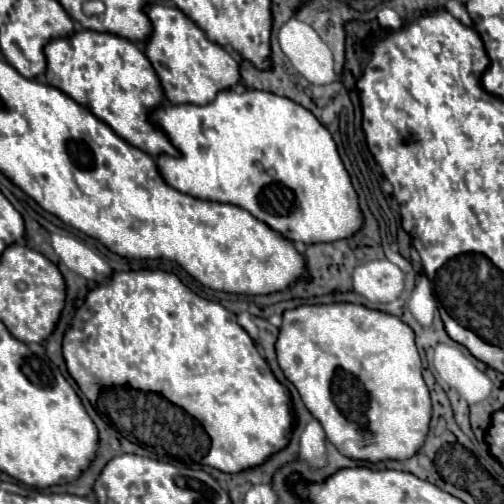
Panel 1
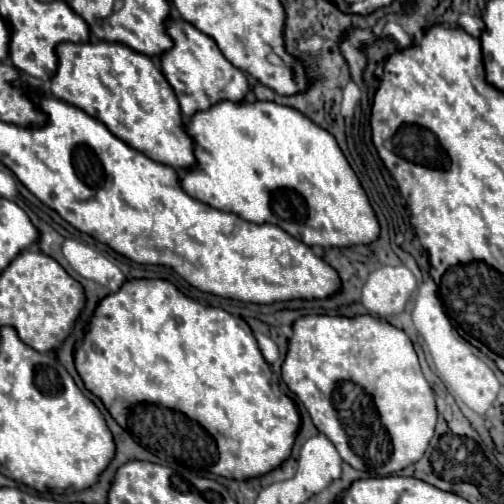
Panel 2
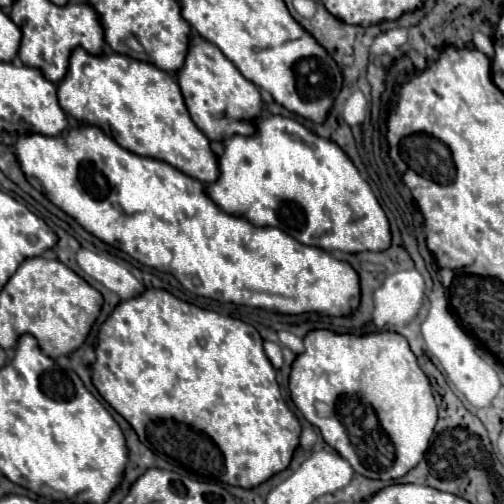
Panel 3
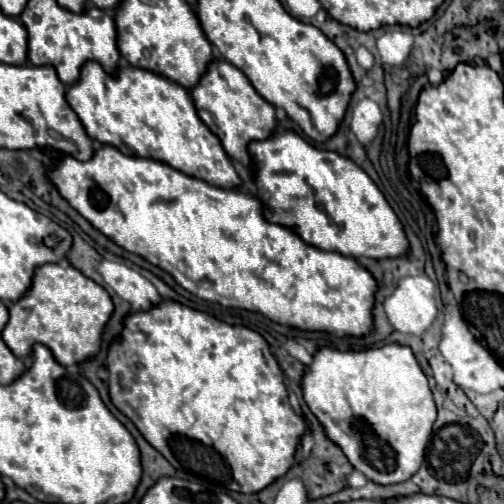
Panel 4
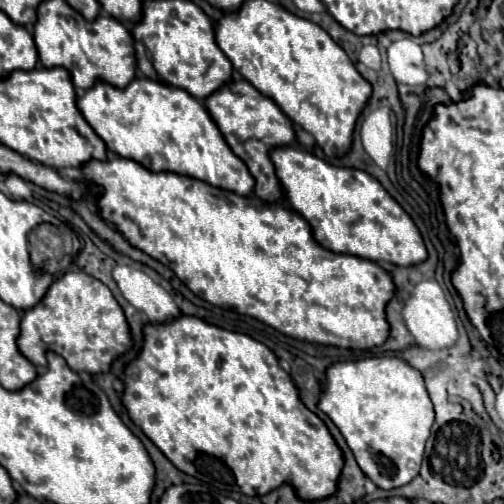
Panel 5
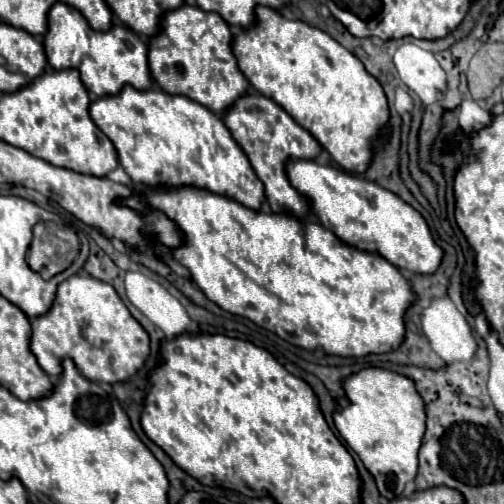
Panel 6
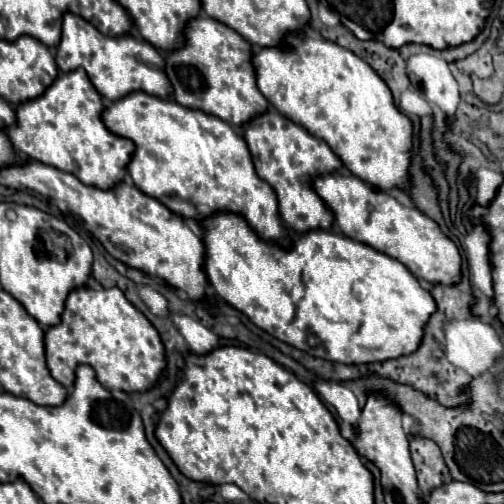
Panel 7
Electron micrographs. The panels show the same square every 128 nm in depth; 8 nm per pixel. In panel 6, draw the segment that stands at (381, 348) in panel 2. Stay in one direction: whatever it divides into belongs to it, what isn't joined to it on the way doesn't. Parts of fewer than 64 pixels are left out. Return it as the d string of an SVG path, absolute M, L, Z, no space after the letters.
M364 368L342 382L346 406L334 412L334 424L346 444L360 456L366 470L374 476L378 492L392 500L416 478L418 452L426 428L424 400L416 392L414 380L386 368Z

